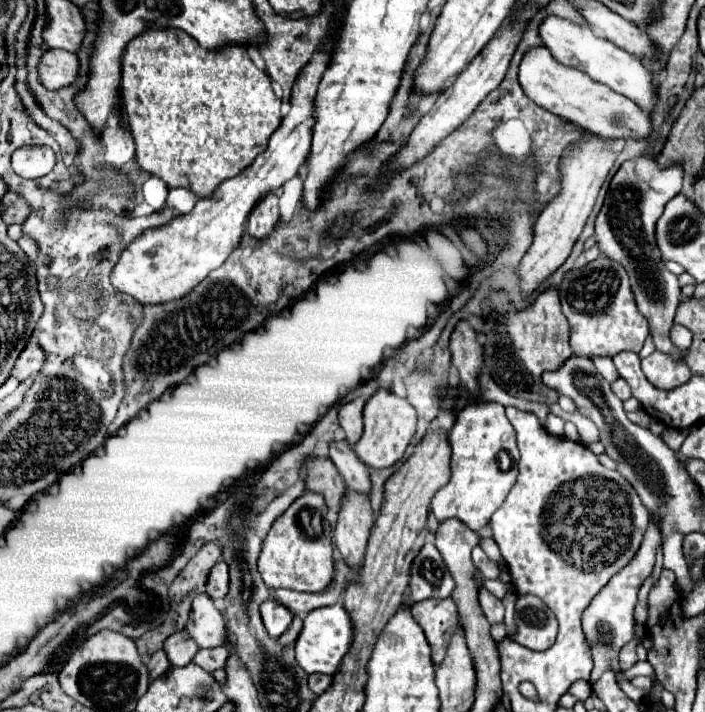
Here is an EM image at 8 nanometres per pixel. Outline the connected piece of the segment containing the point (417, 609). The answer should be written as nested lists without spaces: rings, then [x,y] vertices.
[[[424,600],[412,606],[412,616],[426,634],[432,648],[432,660],[440,664],[444,648],[448,648],[448,636],[452,636],[452,628],[456,628],[458,610],[454,600]]]

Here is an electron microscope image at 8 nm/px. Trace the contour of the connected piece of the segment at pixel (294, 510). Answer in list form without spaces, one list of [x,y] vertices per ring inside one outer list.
[[[306,490],[290,508],[278,516],[262,544],[262,554],[258,560],[258,572],[268,588],[292,588],[300,592],[322,592],[334,572],[332,560],[332,540],[330,524],[326,520],[324,496]]]

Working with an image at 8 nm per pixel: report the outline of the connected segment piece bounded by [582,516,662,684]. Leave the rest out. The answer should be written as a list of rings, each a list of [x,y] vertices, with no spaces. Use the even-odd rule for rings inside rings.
[[[650,516],[650,524],[648,524],[648,530],[646,530],[646,534],[644,534],[642,546],[640,546],[640,550],[636,552],[636,556],[632,558],[632,562],[630,562],[626,568],[622,568],[622,570],[604,586],[604,588],[600,590],[600,594],[592,600],[592,604],[586,608],[584,618],[582,618],[582,626],[584,626],[584,634],[588,636],[590,644],[592,644],[592,658],[594,658],[594,670],[592,670],[592,676],[590,676],[590,684],[594,684],[608,668],[612,668],[612,670],[616,670],[616,672],[620,674],[620,670],[618,670],[618,652],[620,652],[620,648],[622,648],[624,644],[628,644],[630,640],[636,640],[636,634],[634,634],[634,606],[636,606],[636,602],[638,602],[638,590],[640,590],[642,582],[652,574],[652,568],[654,568],[654,562],[656,562],[656,550],[658,550],[660,544],[662,544],[662,534],[660,534],[660,530],[658,530],[656,516]]]

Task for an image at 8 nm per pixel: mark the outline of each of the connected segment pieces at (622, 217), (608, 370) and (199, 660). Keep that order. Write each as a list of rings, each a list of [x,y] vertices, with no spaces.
[[[648,156],[628,160],[614,174],[606,202],[596,218],[596,240],[600,252],[626,268],[638,312],[648,320],[652,342],[658,352],[670,356],[672,360],[682,360],[682,352],[670,340],[670,328],[674,324],[674,314],[682,294],[678,276],[664,266],[660,256],[656,244],[656,222],[662,216],[666,202],[680,194],[682,176],[684,172],[680,172],[680,168],[668,168],[668,172],[660,172],[656,160],[648,160]]]
[[[608,358],[594,360],[594,366],[596,366],[596,370],[600,372],[600,376],[602,376],[606,382],[614,382],[616,378],[620,378],[620,374],[618,374],[618,370],[616,370],[614,362],[612,362],[612,360],[608,360]]]
[[[220,646],[220,648],[206,648],[206,650],[200,650],[194,658],[194,662],[198,666],[202,666],[204,670],[208,672],[214,672],[214,670],[224,670],[226,668],[226,660],[230,656],[230,650],[226,646]]]

